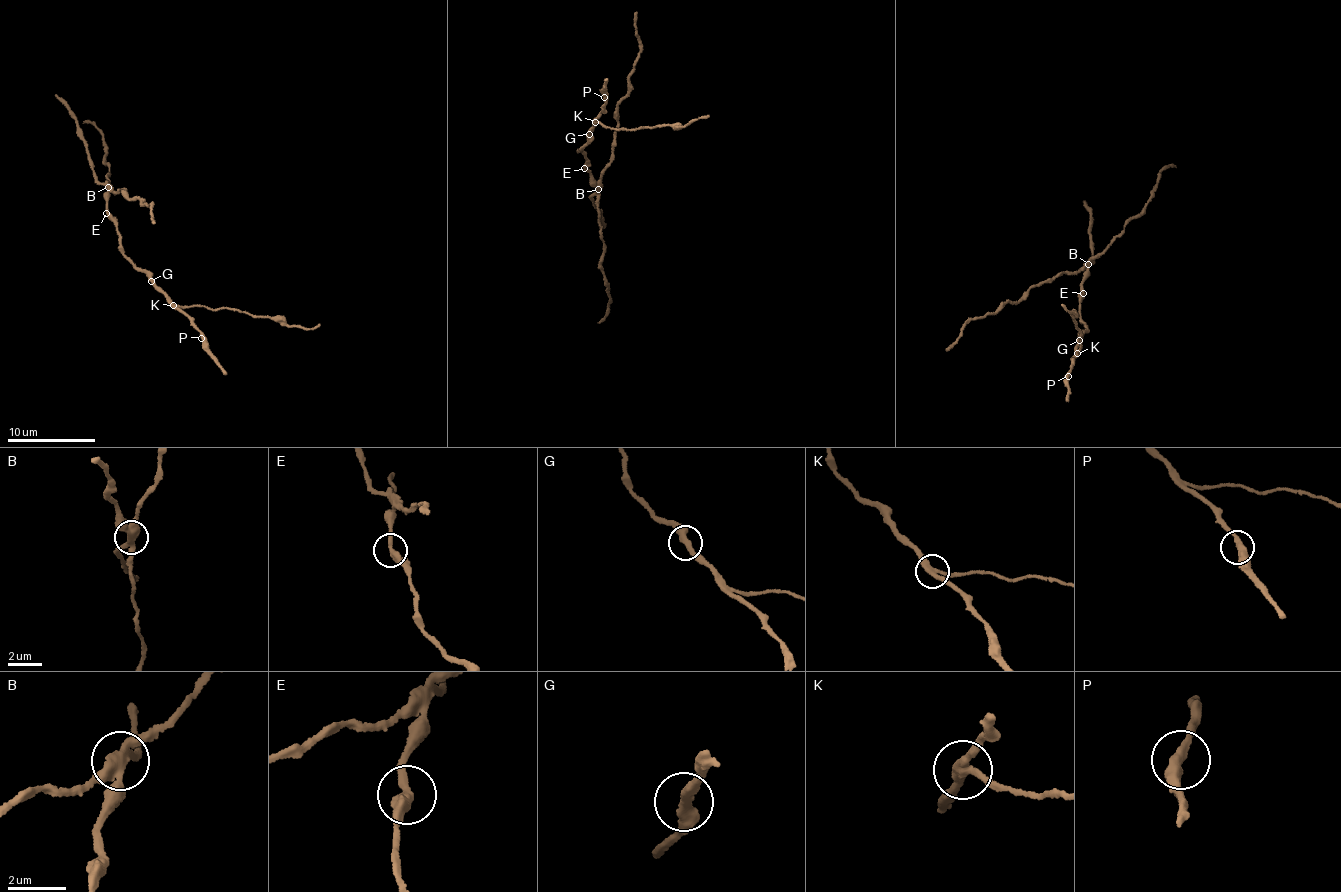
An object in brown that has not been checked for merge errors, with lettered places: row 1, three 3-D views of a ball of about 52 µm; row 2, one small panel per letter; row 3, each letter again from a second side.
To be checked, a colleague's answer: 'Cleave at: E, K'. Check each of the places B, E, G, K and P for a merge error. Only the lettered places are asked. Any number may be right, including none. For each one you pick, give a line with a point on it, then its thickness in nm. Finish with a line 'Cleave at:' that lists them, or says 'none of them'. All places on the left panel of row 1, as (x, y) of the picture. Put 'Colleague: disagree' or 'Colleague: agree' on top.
Colleague: disagree
B: Place: (108, 187). Thickness 320 nm
K: Place: (173, 305). Thickness 280 nm
Cleave at: B, K

